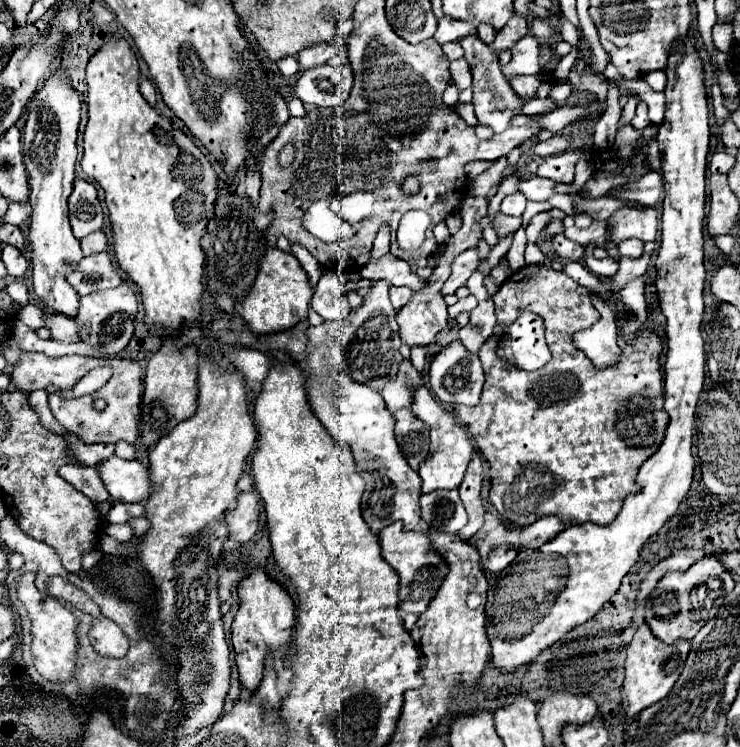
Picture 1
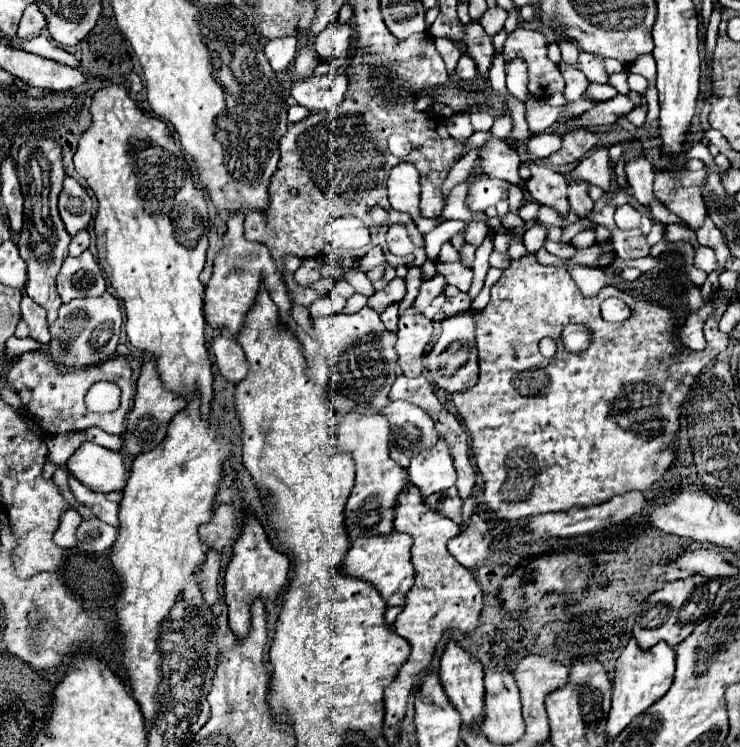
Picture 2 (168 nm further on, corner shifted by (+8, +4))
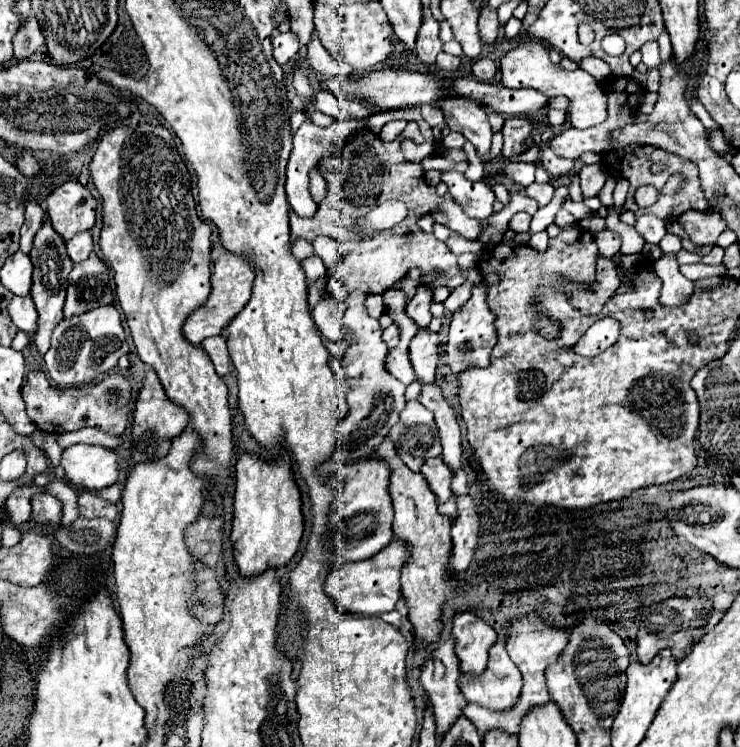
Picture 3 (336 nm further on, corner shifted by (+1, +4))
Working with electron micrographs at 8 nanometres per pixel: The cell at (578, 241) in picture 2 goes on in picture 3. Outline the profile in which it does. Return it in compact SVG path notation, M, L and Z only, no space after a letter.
M602 230L602 232L596 232L594 234L594 240L598 244L598 250L602 256L606 258L612 258L620 252L620 236L610 232L610 230Z

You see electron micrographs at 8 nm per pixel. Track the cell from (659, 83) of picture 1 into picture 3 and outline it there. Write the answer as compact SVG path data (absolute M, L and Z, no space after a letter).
M646 42L642 48L642 64L646 64L646 68L654 68L660 64L660 54L658 54L658 42Z

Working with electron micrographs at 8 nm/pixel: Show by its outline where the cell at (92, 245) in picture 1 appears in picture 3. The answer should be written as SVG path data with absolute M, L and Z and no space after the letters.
M90 232L76 234L72 240L66 242L66 248L72 262L84 262L92 252L92 234Z

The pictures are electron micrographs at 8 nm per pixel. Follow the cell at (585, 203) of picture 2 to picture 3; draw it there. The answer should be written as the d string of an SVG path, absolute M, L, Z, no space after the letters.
M602 164L582 166L578 172L578 178L580 178L580 188L582 188L584 198L592 198L592 196L598 196L598 192L602 190L604 180L606 180L606 172L604 172Z

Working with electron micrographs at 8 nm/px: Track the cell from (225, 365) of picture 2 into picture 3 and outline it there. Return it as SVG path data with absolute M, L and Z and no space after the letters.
M212 336L200 344L208 356L212 358L212 364L220 376L230 372L230 356L228 356L228 344L224 336Z

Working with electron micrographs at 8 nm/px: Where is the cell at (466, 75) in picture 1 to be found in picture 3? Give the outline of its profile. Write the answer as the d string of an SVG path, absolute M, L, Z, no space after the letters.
M480 58L480 60L476 60L472 64L472 76L476 80L488 82L488 80L492 80L496 76L496 64L490 58Z

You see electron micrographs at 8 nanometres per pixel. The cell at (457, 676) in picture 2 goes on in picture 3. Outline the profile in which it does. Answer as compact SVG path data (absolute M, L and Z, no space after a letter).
M460 612L454 618L452 636L456 640L456 658L464 676L480 676L486 668L488 650L496 642L496 632L470 612Z

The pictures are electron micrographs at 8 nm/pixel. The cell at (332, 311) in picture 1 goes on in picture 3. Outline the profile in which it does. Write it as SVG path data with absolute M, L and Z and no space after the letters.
M322 300L312 312L312 318L314 318L316 326L330 340L340 340L340 334L338 334L340 328L342 328L340 326L340 316L342 316L342 310L330 300Z

